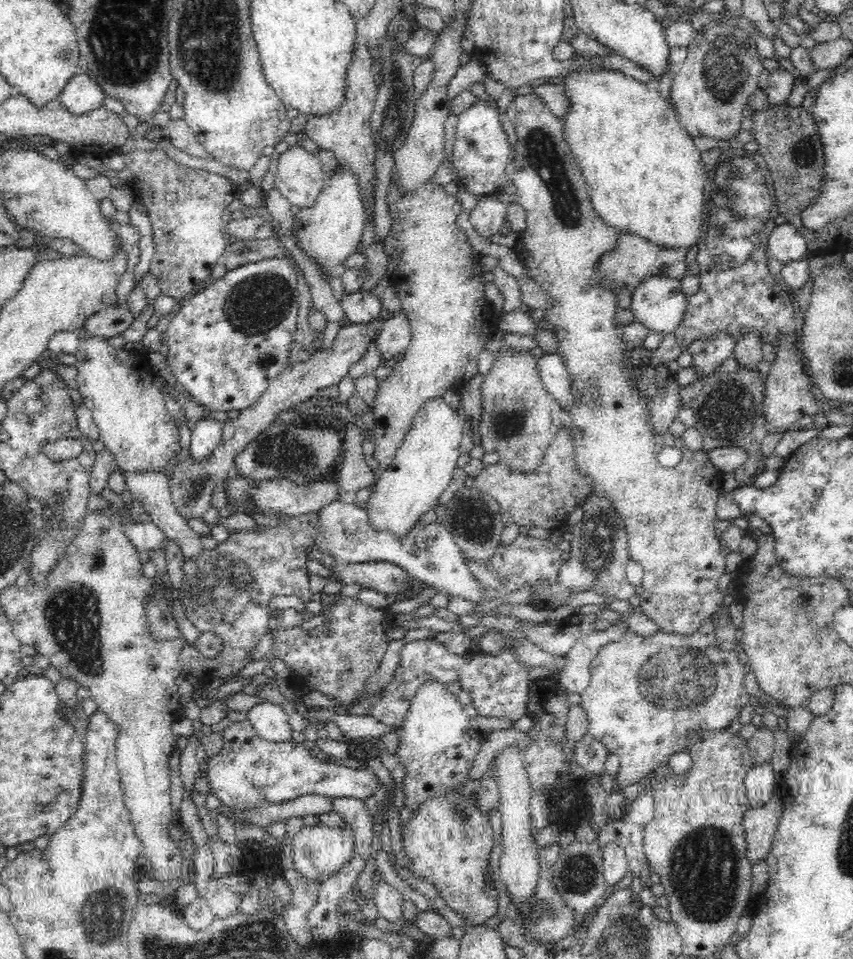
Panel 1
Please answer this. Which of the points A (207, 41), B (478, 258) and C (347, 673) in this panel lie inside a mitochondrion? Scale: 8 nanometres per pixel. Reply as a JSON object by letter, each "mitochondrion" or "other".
{"A":"mitochondrion","B":"other","C":"mitochondrion"}

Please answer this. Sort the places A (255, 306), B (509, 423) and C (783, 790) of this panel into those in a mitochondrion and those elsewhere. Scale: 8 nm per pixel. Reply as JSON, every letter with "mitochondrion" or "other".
{"A":"mitochondrion","B":"mitochondrion","C":"other"}

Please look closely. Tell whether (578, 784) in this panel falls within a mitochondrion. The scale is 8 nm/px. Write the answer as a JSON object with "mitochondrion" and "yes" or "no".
{"mitochondrion":"no"}

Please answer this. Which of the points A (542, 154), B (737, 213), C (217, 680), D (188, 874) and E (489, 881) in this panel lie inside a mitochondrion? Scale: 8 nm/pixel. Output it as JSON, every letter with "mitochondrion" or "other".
{"A":"mitochondrion","B":"mitochondrion","C":"other","D":"other","E":"other"}

